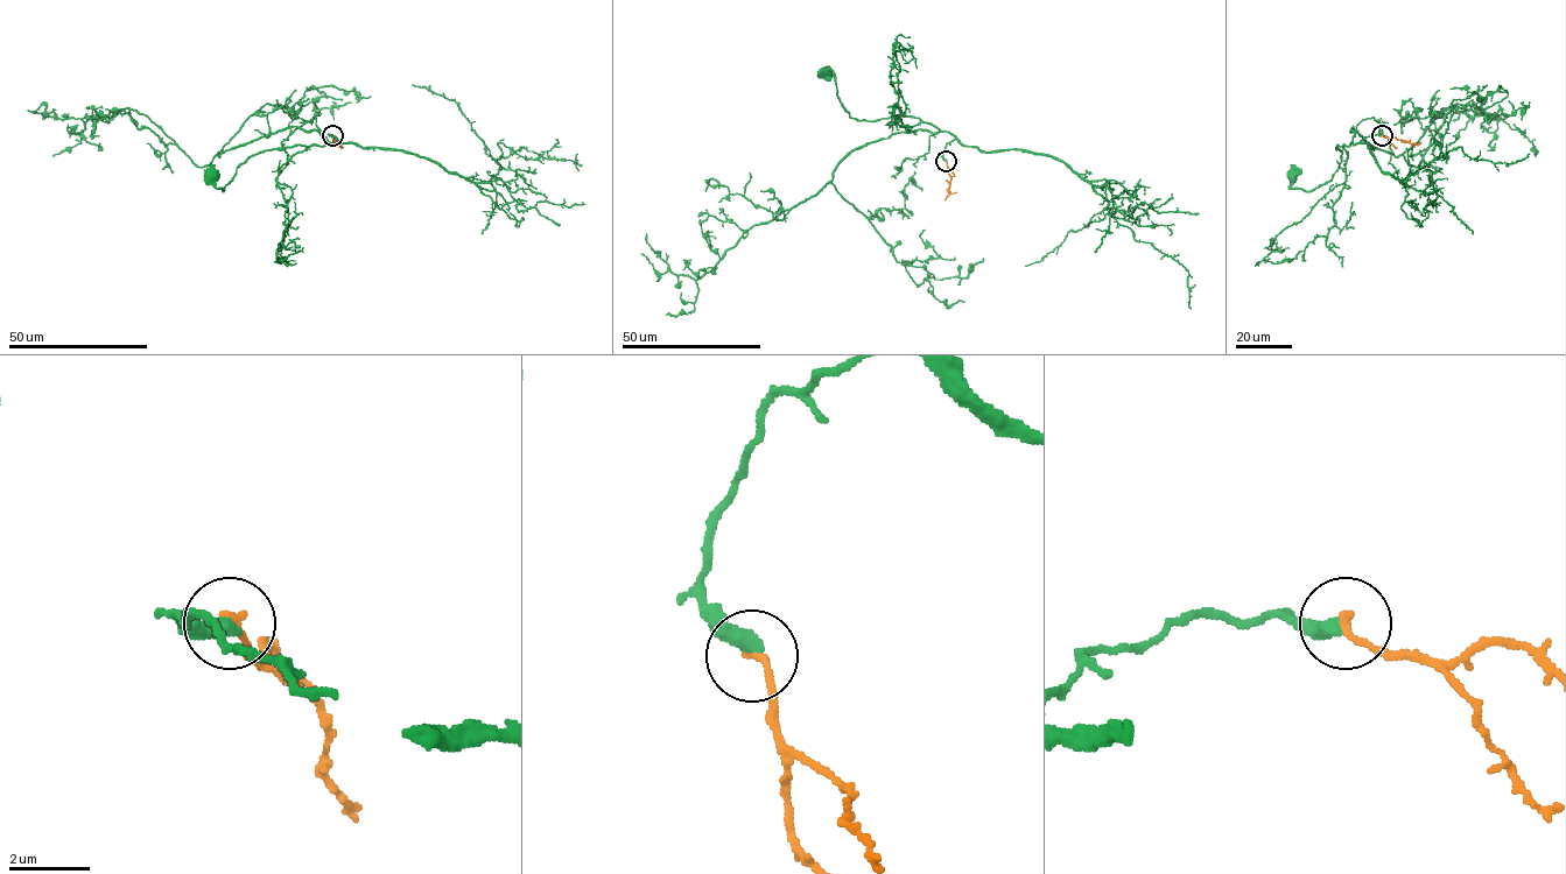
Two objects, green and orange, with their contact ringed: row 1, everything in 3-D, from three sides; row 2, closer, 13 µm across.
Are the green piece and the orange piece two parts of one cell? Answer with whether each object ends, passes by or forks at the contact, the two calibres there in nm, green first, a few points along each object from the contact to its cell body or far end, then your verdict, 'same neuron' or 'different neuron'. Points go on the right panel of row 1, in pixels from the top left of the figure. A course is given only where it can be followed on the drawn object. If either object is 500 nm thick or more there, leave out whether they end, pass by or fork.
green ends | orange ends | 400/220 nm | green via (1382, 135), (1336, 147), (1341, 152), (1333, 176), (1310, 190), (1291, 189), (1292, 175) | orange via (1382, 135), (1420, 142) | same neuron

